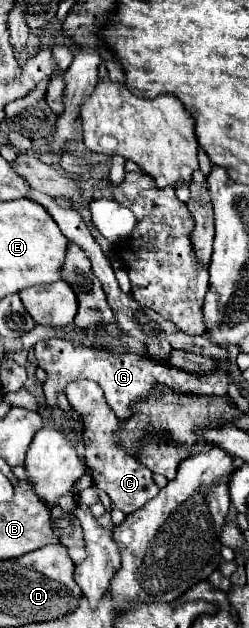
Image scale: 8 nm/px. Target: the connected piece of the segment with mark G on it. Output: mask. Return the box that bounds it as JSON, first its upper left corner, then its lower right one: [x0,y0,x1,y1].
[34,338,228,420]

